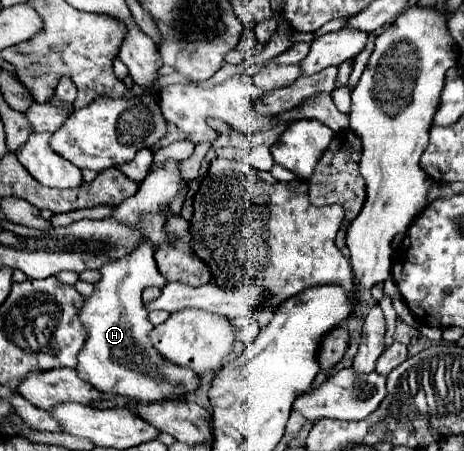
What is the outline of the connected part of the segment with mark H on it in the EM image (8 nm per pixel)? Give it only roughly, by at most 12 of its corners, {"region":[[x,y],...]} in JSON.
{"region":[[153,246],[105,264],[75,368],[99,392],[181,400],[201,376],[149,342]]}

